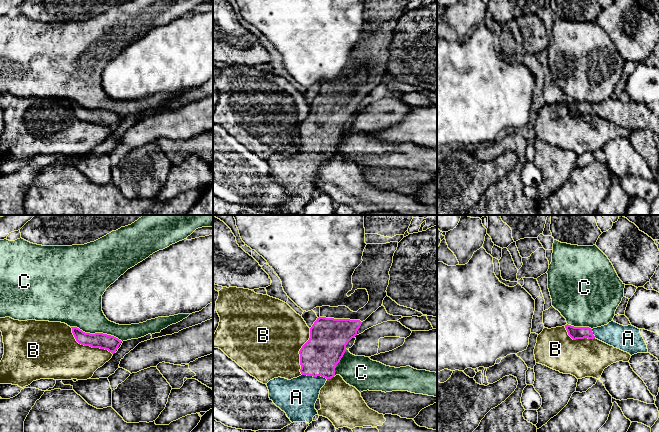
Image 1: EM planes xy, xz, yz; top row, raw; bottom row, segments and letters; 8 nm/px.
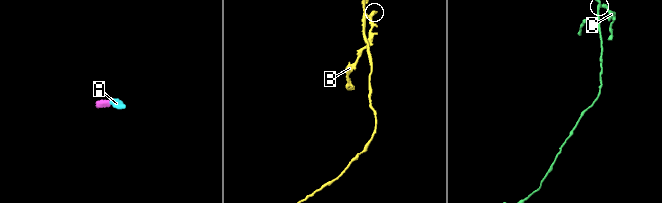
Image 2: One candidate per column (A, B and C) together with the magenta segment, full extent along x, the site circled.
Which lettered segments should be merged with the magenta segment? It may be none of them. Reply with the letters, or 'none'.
A

